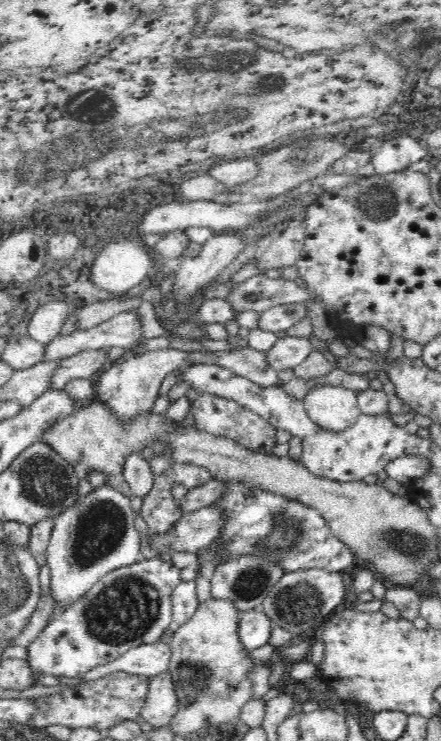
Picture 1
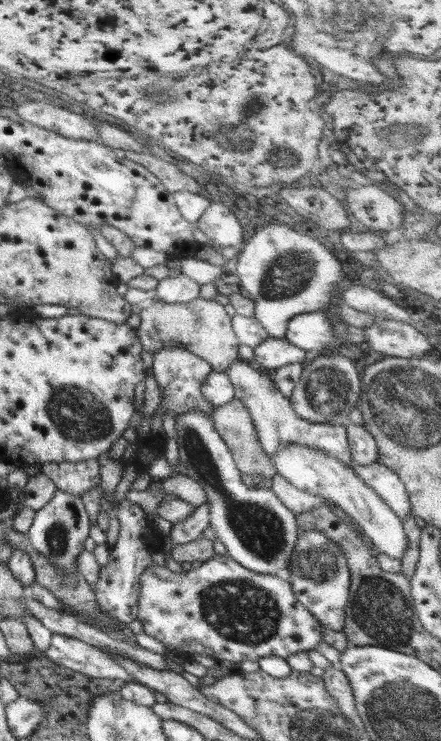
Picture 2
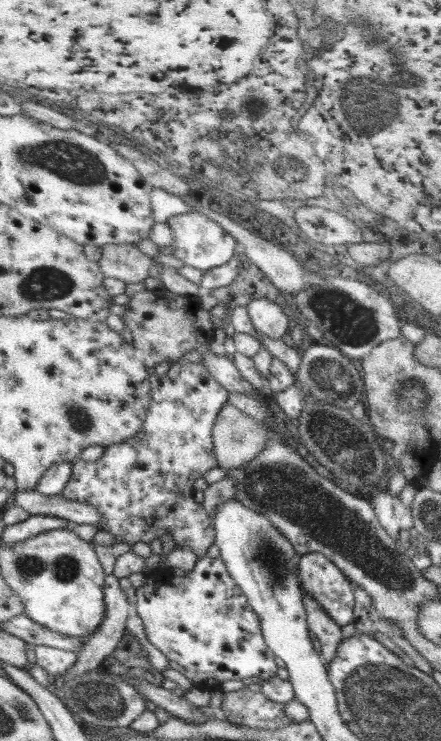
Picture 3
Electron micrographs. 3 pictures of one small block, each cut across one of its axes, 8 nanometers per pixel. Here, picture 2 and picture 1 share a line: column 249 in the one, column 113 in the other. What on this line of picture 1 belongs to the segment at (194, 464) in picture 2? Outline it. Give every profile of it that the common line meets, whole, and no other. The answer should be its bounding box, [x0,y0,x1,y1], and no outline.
[47,483,140,605]

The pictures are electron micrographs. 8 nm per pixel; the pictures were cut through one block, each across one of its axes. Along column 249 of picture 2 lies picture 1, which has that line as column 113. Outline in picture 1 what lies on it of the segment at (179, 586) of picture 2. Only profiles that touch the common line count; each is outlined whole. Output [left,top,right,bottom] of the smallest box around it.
[27,556,180,686]

